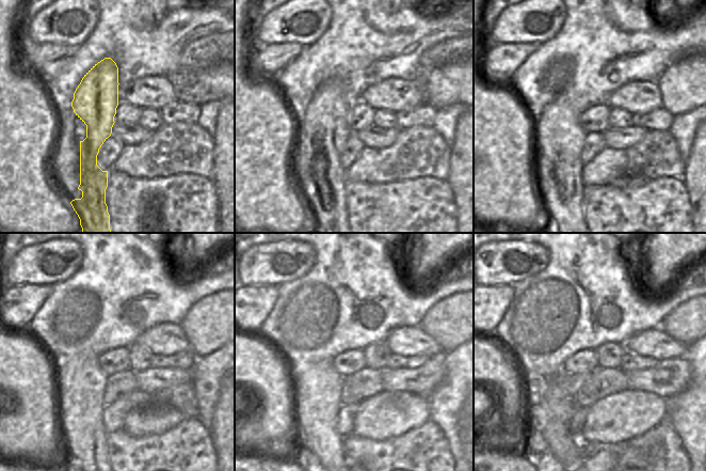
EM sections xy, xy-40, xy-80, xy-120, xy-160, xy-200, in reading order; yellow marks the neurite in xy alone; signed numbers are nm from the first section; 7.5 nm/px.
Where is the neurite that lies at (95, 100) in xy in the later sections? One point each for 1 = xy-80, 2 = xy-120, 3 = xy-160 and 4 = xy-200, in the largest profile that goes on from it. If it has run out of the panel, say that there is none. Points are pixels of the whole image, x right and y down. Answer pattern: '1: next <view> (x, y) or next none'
1: next xy-80 (559, 121)
2: next xy-120 (91, 450)
3: next xy-160 (329, 449)
4: next xy-200 (567, 450)

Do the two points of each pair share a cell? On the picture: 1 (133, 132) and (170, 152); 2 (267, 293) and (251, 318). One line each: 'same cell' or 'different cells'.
1: different cells
2: same cell

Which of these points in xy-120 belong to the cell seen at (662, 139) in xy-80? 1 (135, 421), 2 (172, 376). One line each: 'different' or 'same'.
1: different
2: different

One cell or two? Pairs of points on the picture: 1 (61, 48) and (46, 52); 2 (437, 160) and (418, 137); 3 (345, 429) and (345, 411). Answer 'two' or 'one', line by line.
1: one
2: one
3: one

